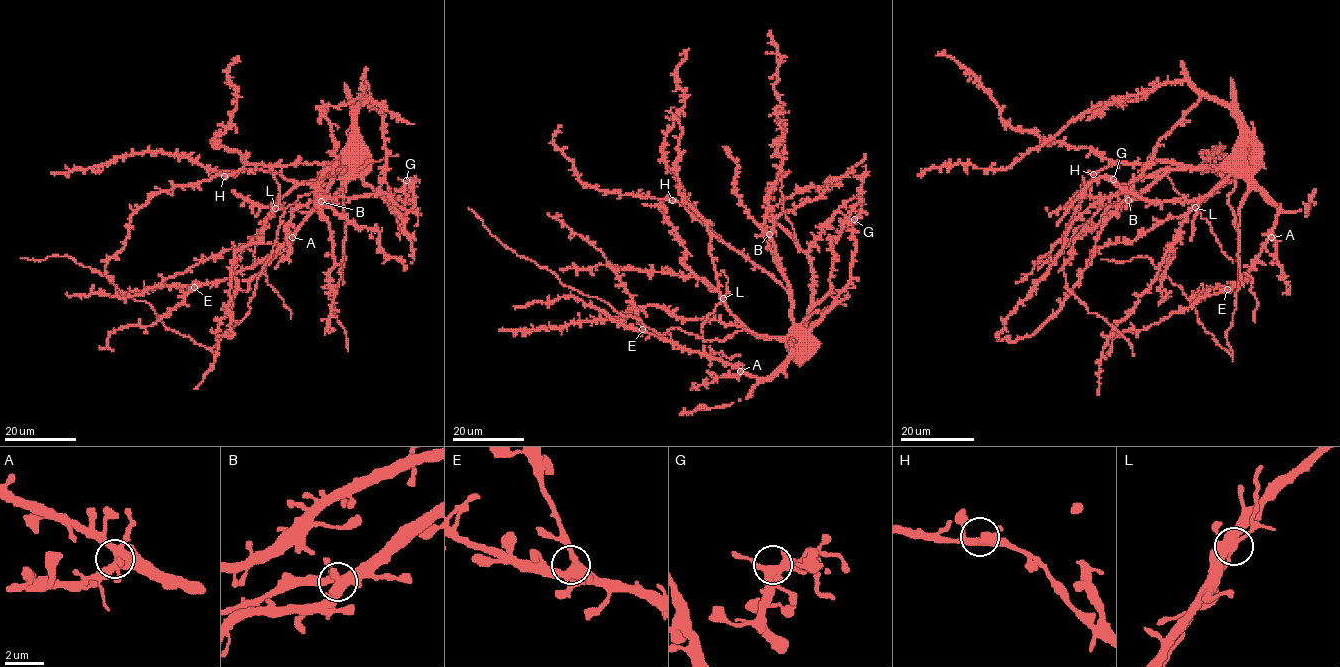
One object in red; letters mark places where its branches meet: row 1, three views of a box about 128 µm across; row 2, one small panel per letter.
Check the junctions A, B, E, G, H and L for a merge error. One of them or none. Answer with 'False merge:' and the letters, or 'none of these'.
False merge: none of these

